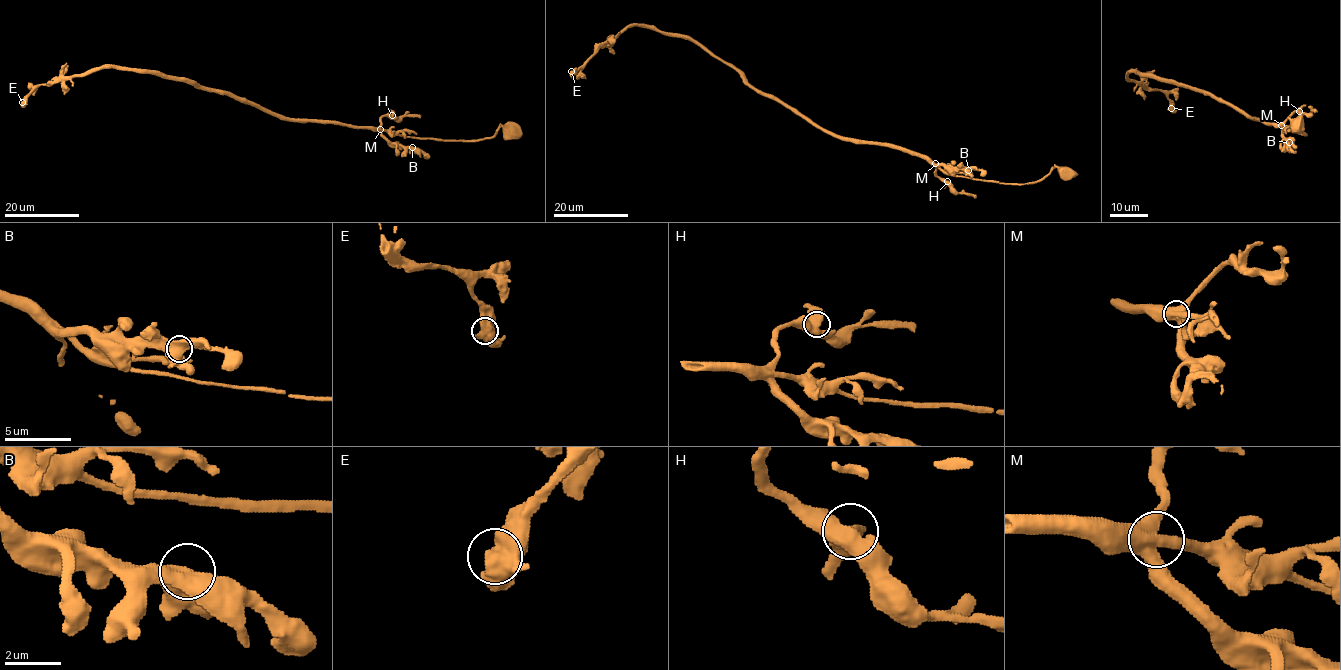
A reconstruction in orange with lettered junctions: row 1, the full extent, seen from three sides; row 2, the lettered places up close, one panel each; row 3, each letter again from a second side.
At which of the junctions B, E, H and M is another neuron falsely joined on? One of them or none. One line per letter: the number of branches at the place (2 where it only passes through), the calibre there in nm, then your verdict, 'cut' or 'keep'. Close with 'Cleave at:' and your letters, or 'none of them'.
B: branches 3; calibre 550 nm; keep
E: branches 3; calibre 500 nm; keep
H: branches 3; calibre 550 nm; keep
M: branches 4; calibre 600 nm; keep
Cleave at: none of them

